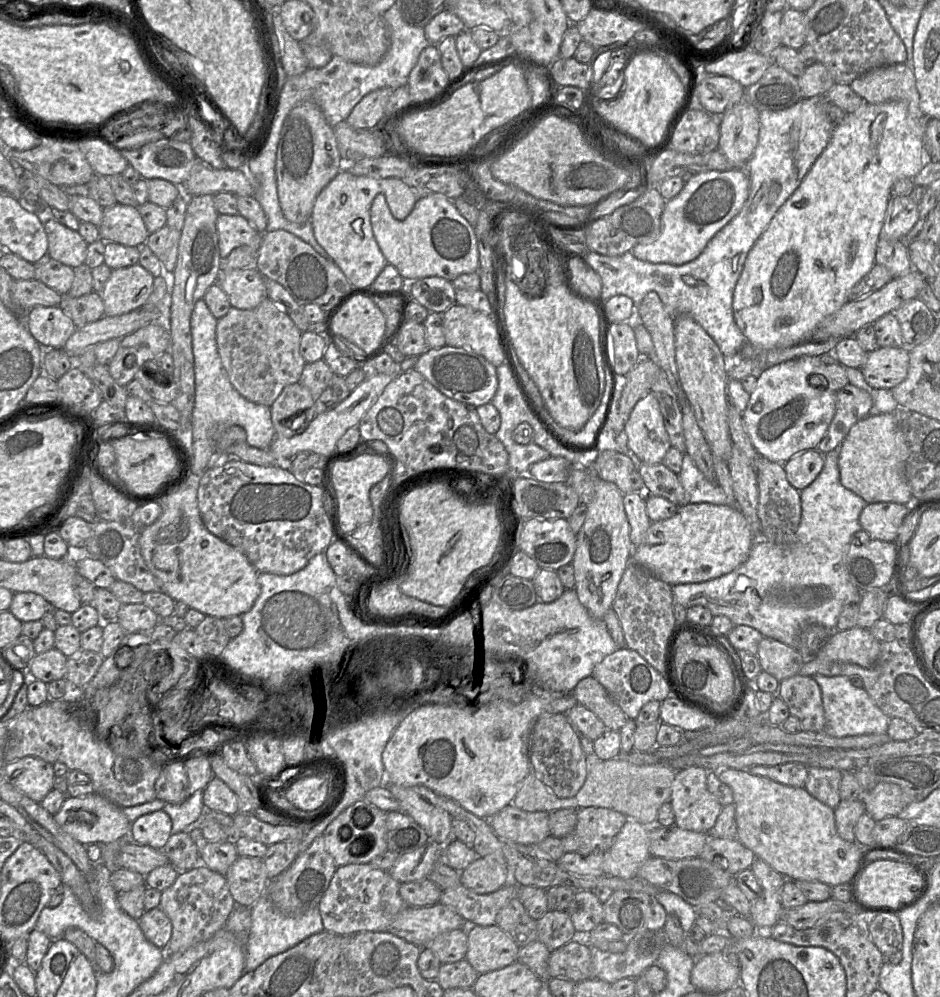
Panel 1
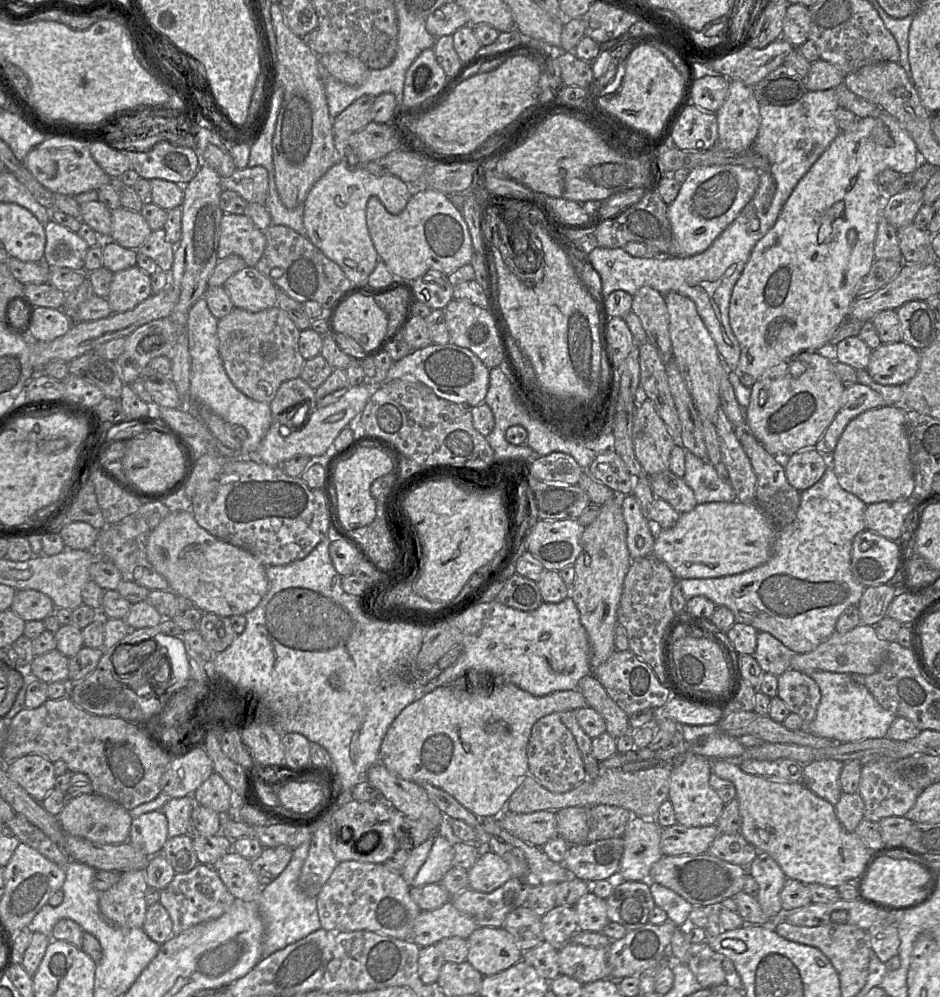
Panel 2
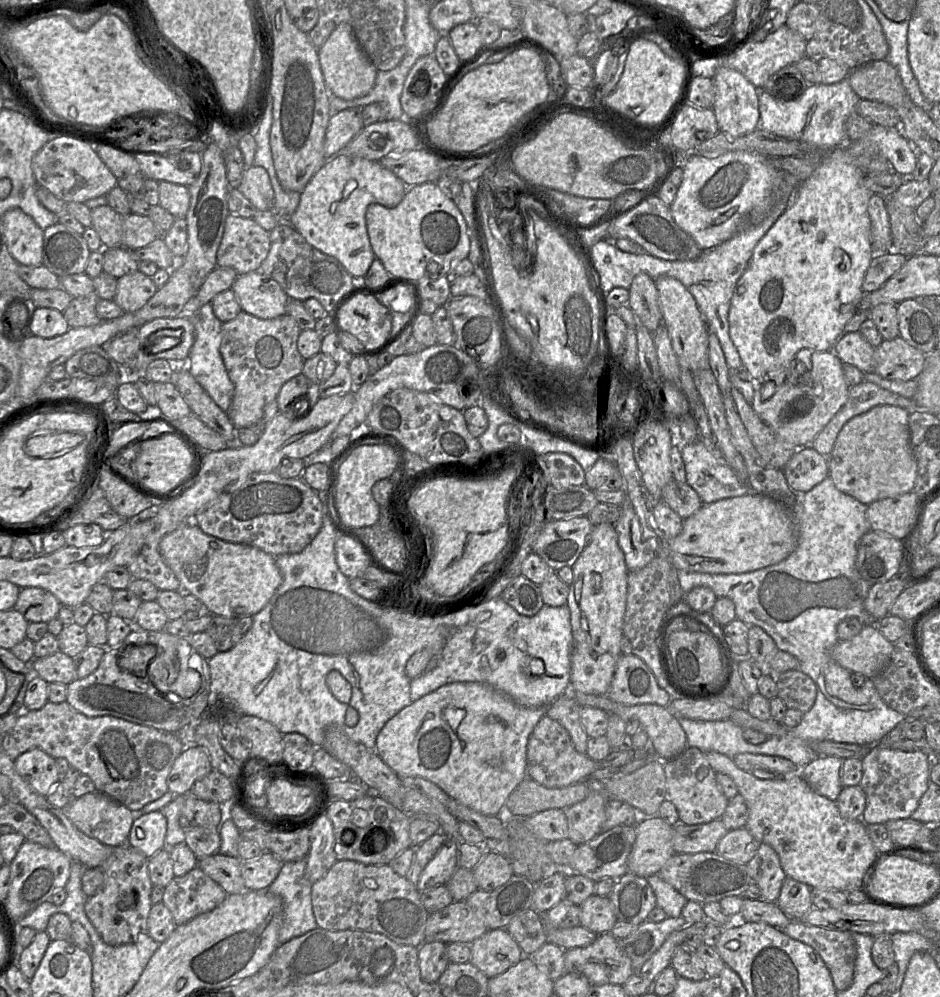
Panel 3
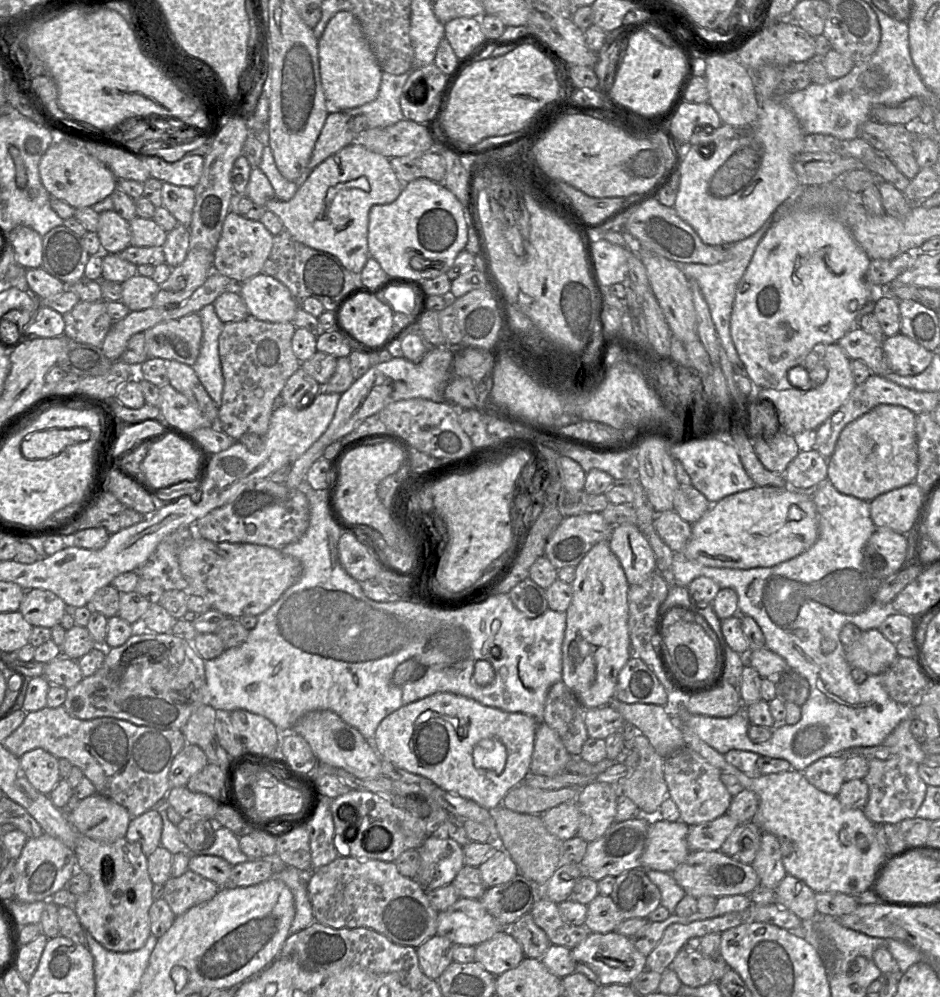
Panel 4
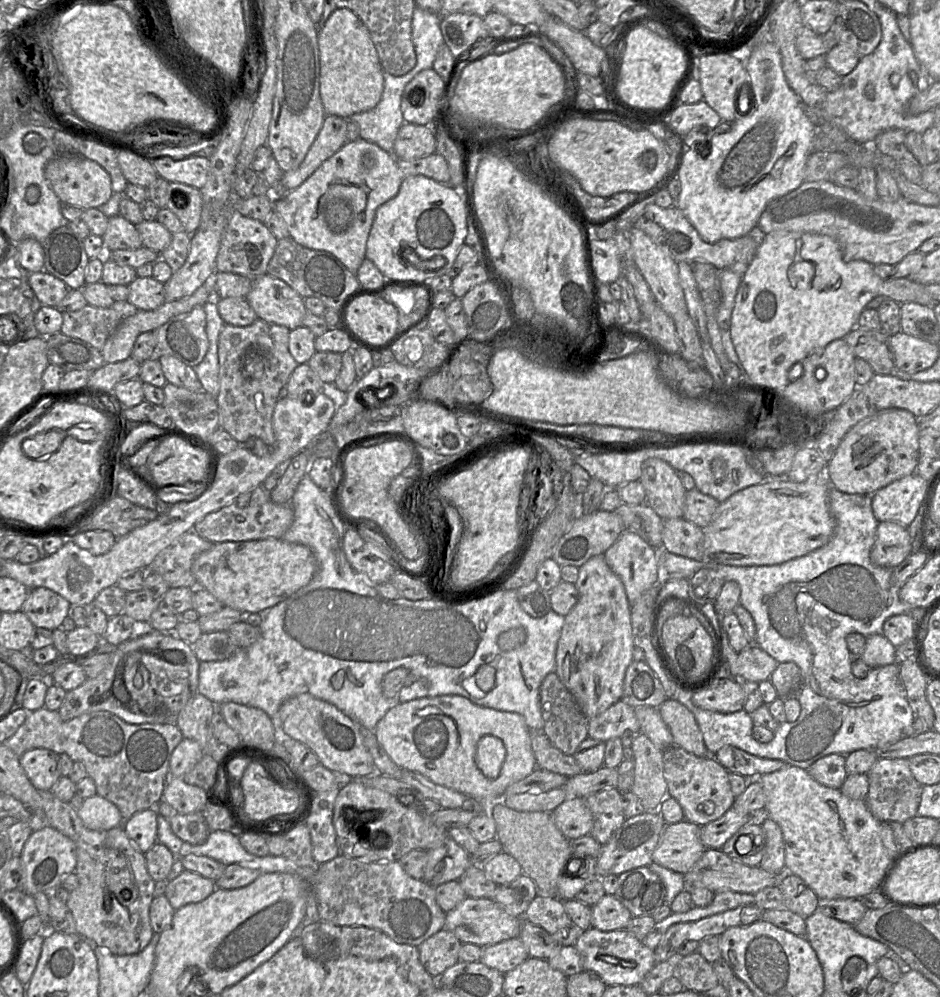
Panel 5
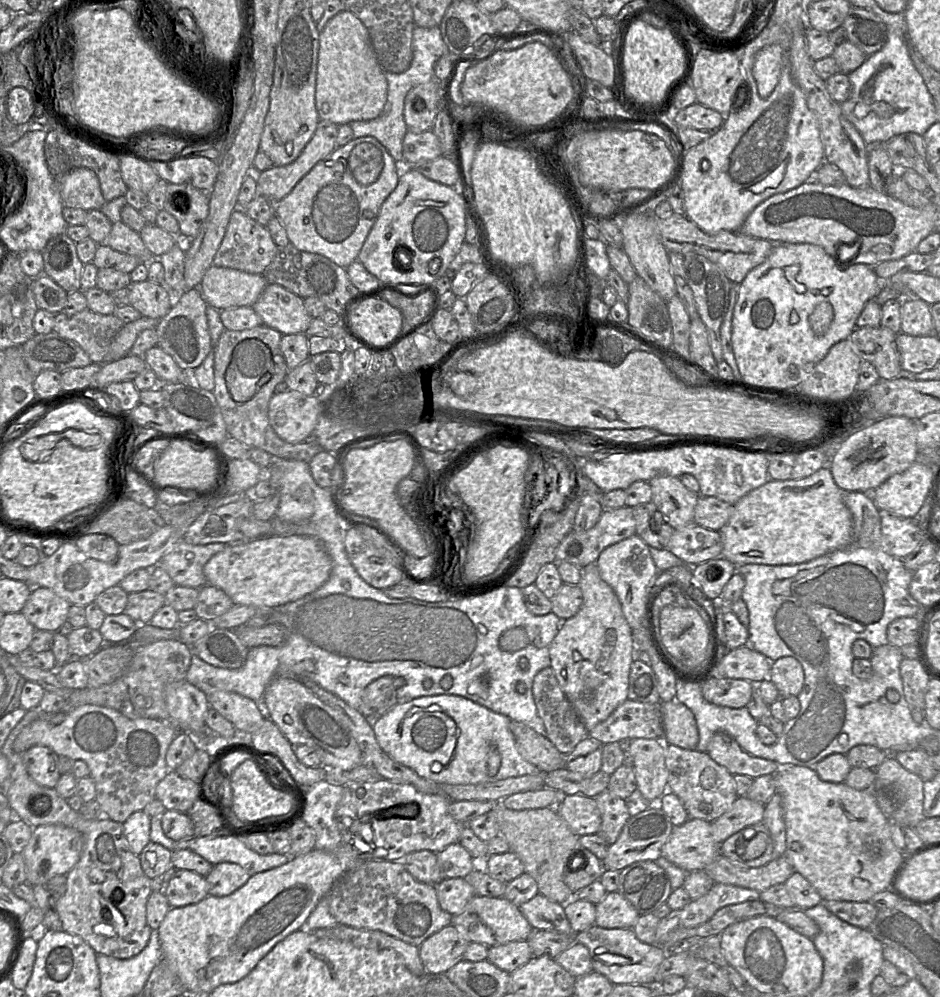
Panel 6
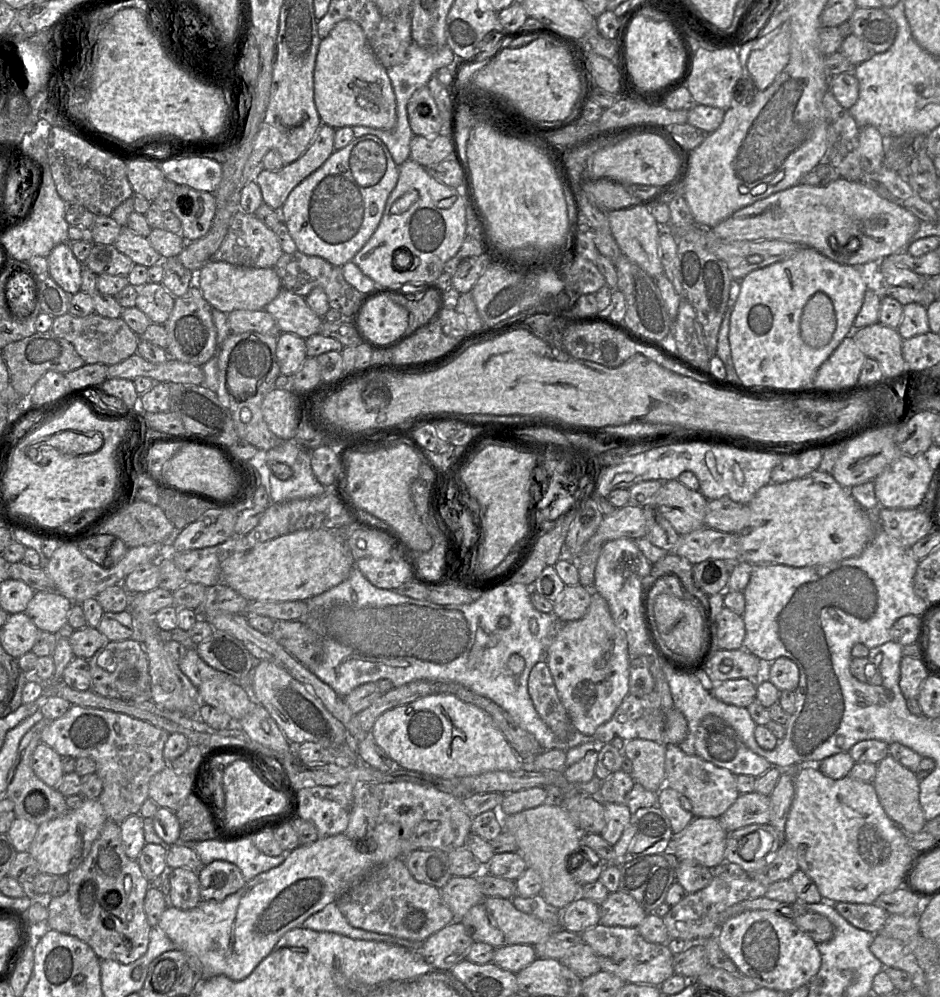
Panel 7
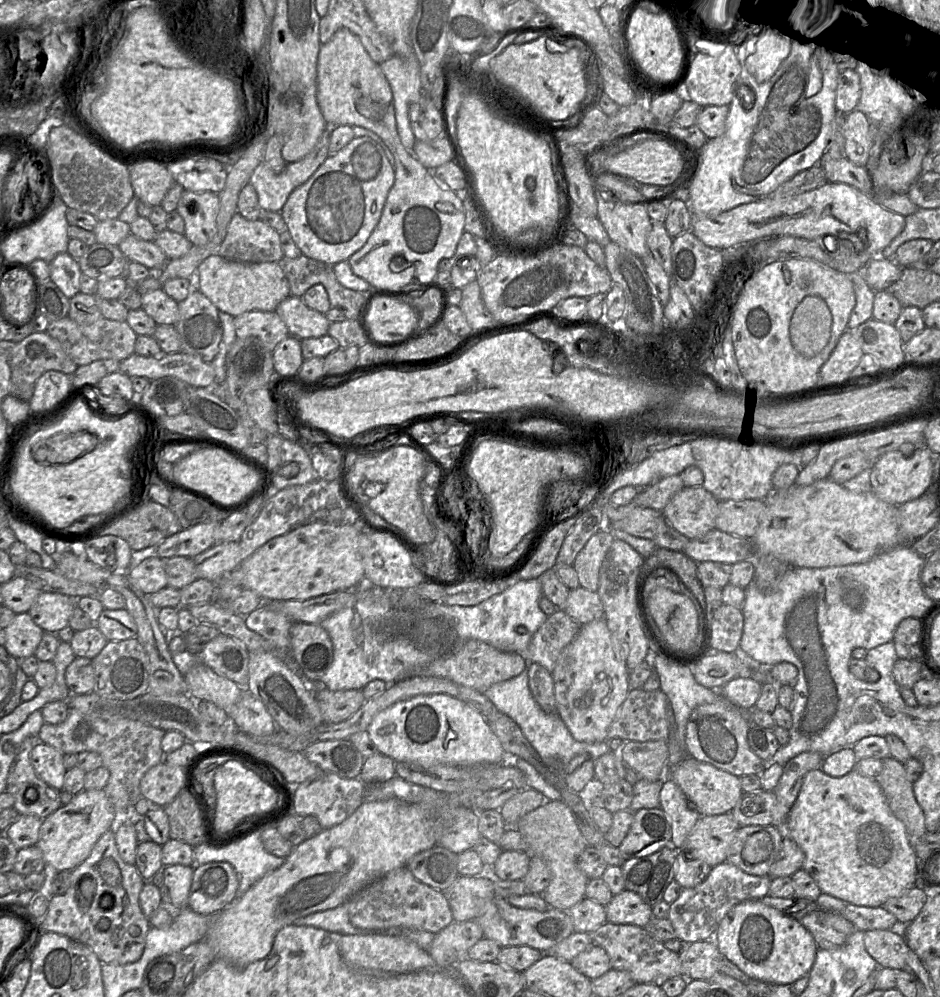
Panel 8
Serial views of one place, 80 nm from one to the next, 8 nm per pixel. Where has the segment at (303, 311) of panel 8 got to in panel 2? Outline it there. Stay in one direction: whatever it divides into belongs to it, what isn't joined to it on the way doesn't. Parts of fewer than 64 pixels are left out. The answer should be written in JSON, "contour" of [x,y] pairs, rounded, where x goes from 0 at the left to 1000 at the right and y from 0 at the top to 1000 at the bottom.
{"contour":[[[261,267],[237,285],[250,309],[277,313],[295,307],[296,289],[271,267]]]}

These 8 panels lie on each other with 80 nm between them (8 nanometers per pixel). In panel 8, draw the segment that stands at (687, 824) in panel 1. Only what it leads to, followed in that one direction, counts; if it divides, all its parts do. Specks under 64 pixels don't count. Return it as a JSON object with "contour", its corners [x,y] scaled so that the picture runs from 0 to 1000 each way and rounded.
{"contour":[[[729,759],[722,766],[714,769],[712,779],[726,791],[733,803],[740,807],[746,818],[777,815],[791,795],[787,779],[737,759]]]}

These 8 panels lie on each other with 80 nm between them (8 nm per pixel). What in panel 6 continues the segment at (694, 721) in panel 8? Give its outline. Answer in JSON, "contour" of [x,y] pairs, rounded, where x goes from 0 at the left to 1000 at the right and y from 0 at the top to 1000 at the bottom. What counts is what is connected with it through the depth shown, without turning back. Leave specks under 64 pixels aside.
{"contour":[[[763,734],[756,739],[751,754],[779,777],[795,777],[802,781],[817,776],[824,777],[831,770],[823,763],[795,755],[780,739],[770,734]]]}

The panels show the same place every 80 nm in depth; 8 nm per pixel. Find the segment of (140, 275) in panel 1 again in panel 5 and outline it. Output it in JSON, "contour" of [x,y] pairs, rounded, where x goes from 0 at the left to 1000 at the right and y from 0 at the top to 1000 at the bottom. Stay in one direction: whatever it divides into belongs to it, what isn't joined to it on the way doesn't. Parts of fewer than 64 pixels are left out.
{"contour":[[[145,278],[137,286],[135,302],[147,311],[164,311],[176,304],[174,284],[163,278]]]}

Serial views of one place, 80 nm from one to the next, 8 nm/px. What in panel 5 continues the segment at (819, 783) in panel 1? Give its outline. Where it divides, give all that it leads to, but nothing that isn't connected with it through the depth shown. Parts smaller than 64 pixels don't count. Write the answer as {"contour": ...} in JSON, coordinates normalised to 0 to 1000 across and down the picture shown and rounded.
{"contour":[[[882,756],[864,765],[859,773],[870,785],[886,791],[894,791],[902,777],[899,763],[898,757]]]}

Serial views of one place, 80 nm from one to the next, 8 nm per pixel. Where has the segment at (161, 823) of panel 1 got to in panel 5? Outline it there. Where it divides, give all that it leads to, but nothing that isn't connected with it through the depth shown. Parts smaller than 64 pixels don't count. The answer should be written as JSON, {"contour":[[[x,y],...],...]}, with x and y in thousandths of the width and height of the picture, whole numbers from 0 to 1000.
{"contour":[[[162,811],[151,812],[130,827],[137,842],[152,856],[167,845],[167,818]]]}

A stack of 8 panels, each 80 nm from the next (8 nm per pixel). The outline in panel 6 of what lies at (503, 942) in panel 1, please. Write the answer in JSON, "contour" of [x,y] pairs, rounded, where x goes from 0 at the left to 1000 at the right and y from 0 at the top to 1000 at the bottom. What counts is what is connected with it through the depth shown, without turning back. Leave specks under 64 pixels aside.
{"contour":[[[546,944],[519,951],[518,963],[539,976],[559,968],[567,960],[561,944]]]}

